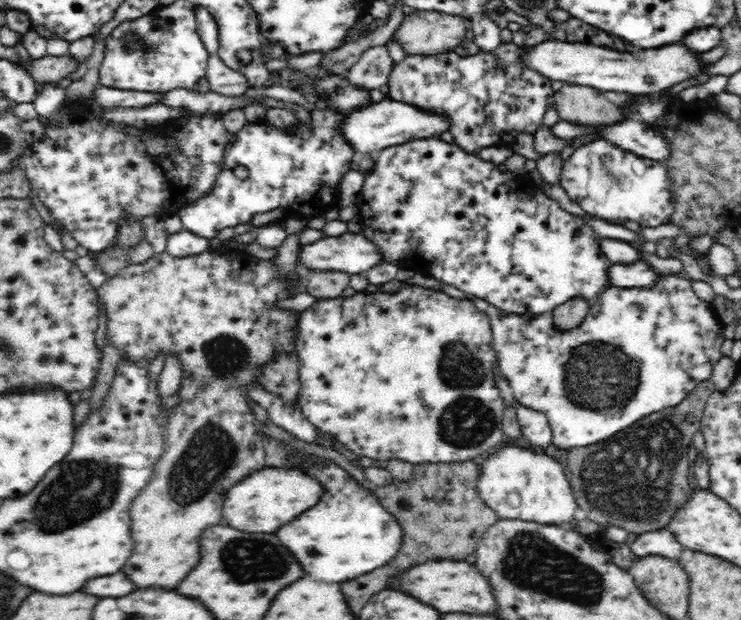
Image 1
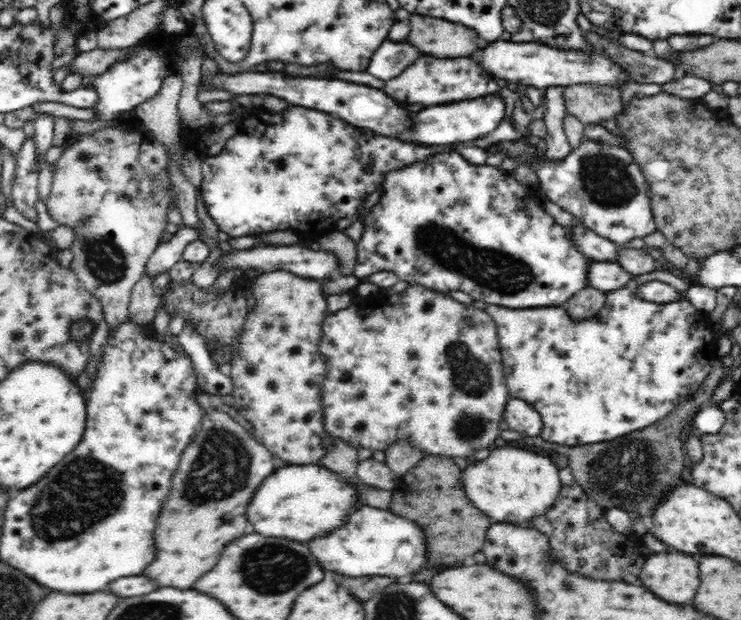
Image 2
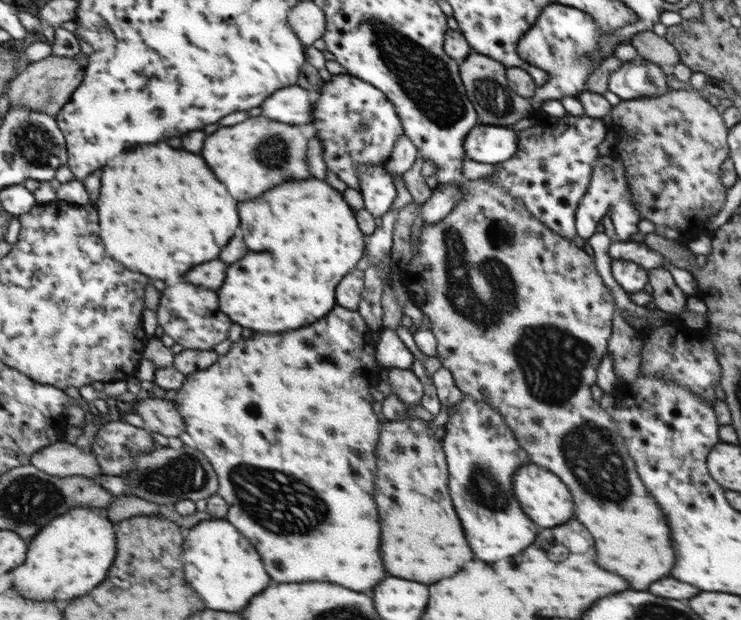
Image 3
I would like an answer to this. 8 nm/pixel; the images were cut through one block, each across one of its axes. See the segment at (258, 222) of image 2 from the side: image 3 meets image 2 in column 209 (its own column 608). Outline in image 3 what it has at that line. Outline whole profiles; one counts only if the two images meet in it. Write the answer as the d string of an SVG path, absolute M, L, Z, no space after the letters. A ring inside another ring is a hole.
M614 155L601 156L599 160L595 161L591 184L584 196L580 198L580 205L576 207L576 234L583 239L588 239L595 232L595 226L605 215L612 222L617 241L628 241L637 231L637 222L640 220L640 216L633 206L633 194L625 175L625 168Z

